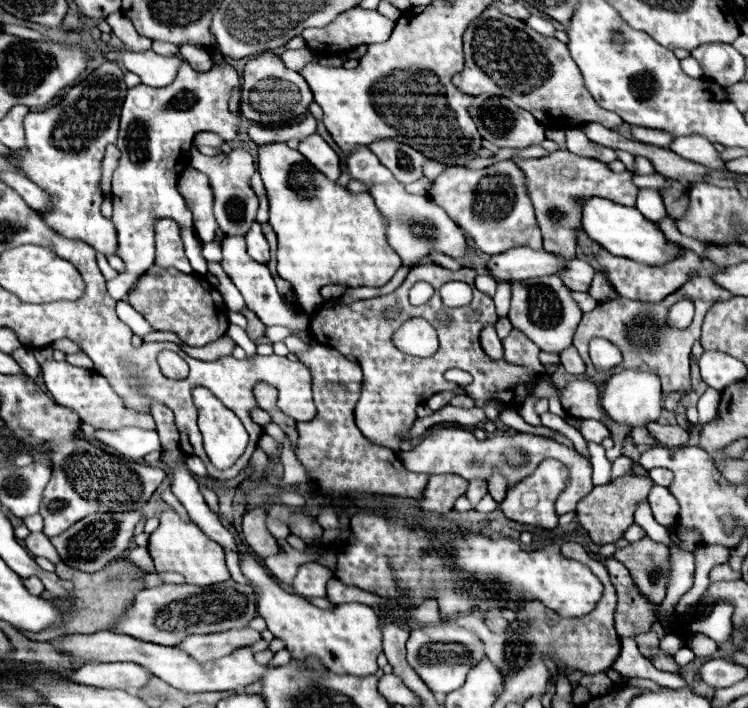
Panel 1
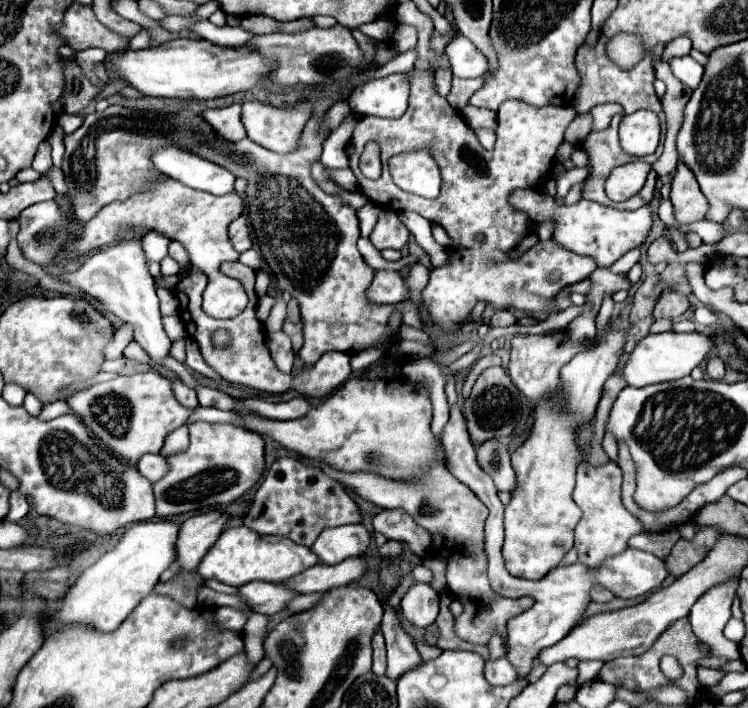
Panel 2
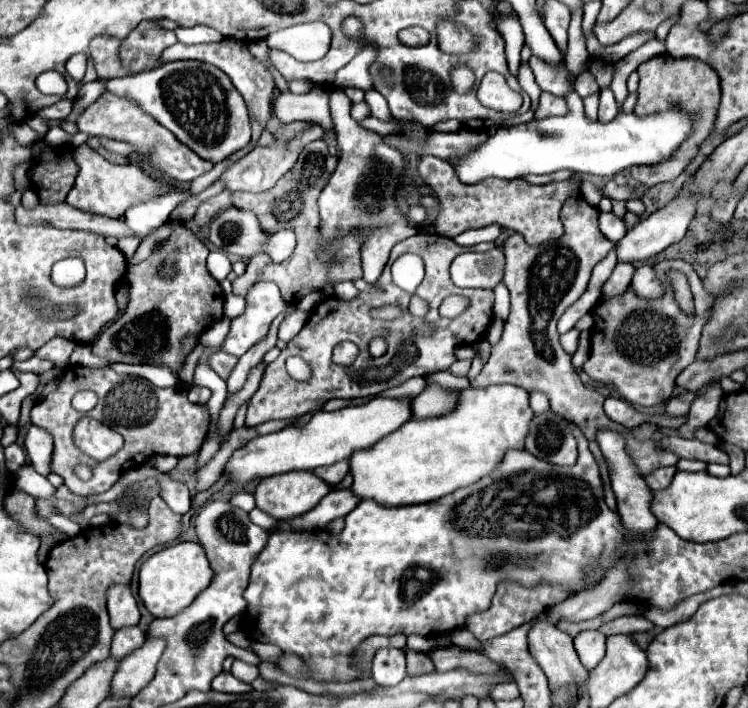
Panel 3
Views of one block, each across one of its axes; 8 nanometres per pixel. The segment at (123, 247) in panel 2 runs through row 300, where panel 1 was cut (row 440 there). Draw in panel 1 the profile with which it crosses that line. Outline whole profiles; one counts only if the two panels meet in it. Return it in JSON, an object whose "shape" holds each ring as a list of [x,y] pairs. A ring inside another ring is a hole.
{"shape":[[[126,426],[120,430],[96,430],[94,438],[134,462],[140,462],[146,454],[154,450],[162,450],[158,434],[154,430],[144,430],[136,426]]]}

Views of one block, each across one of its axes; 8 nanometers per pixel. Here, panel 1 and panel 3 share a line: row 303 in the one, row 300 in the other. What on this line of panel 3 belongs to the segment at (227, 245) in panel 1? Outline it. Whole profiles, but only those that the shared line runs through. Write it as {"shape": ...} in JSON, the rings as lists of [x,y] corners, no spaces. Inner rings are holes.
{"shape":[[[256,282],[246,294],[246,310],[238,318],[232,318],[230,332],[224,338],[220,350],[232,356],[242,356],[250,346],[268,334],[270,322],[286,310],[280,290],[274,282]]]}

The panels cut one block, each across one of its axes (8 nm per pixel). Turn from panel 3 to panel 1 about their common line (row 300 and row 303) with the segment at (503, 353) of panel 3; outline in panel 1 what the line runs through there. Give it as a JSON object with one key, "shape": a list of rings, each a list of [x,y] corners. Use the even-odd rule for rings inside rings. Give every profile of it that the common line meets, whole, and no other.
{"shape":[[[540,276],[512,282],[512,308],[508,318],[514,328],[524,330],[524,334],[528,334],[528,338],[544,352],[560,354],[564,348],[572,346],[574,328],[582,318],[582,310],[576,306],[570,290],[558,276]]]}

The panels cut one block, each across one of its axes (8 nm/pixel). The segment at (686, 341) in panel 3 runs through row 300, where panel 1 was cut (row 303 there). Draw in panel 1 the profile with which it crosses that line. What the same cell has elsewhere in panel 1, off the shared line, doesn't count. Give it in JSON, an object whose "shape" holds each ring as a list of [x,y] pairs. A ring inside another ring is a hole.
{"shape":[[[696,276],[692,280],[688,280],[682,288],[678,288],[674,294],[670,294],[668,298],[664,298],[662,302],[642,302],[642,300],[628,300],[628,298],[616,298],[616,300],[608,300],[608,302],[598,302],[598,306],[592,312],[586,312],[582,316],[582,322],[574,334],[574,348],[580,352],[582,360],[586,362],[586,376],[592,382],[608,382],[608,378],[612,378],[612,374],[618,374],[620,370],[652,370],[654,374],[658,374],[658,378],[662,380],[662,394],[668,396],[670,392],[684,392],[690,394],[690,350],[692,344],[700,338],[700,328],[702,328],[702,318],[706,314],[706,310],[720,300],[730,300],[732,294],[728,290],[718,288],[710,278],[704,276]],[[678,300],[692,300],[696,304],[696,316],[694,322],[688,328],[676,330],[672,326],[668,326],[668,312],[670,308],[678,302]],[[592,336],[598,338],[606,338],[612,344],[618,346],[618,350],[624,356],[624,362],[618,364],[616,368],[608,370],[608,372],[598,372],[594,370],[590,358],[588,358],[588,342]]]}

